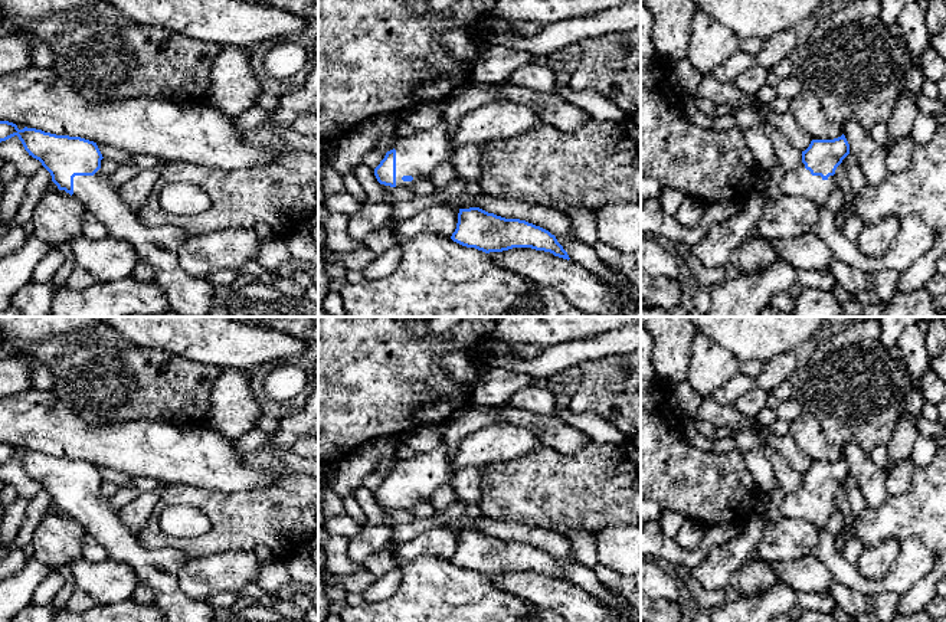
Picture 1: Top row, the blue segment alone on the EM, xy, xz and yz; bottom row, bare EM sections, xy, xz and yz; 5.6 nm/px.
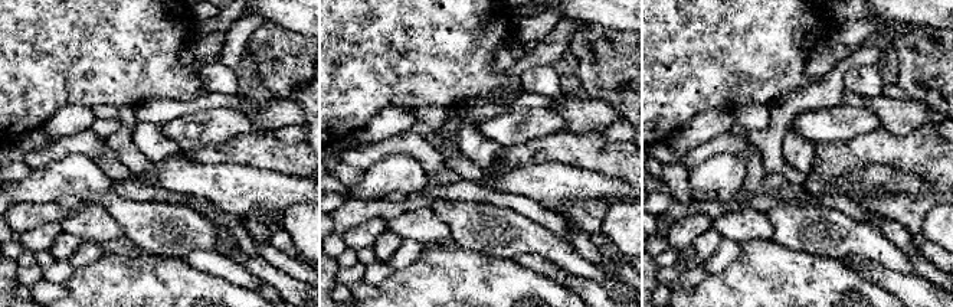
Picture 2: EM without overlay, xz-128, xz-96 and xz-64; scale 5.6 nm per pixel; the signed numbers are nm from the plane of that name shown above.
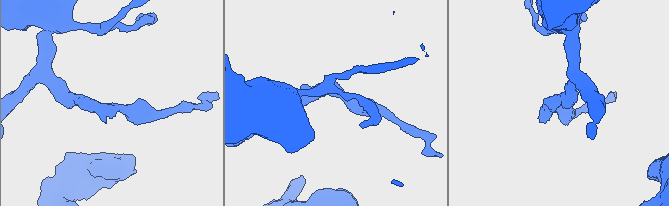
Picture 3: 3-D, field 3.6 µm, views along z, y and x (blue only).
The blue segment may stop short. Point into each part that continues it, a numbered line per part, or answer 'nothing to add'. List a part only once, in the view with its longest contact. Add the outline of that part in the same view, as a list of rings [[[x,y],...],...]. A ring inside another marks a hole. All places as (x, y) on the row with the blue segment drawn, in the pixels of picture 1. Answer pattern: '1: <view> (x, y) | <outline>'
1: xy (157, 246) | [[[99,168],[94,176],[75,176],[73,194],[107,229],[108,236],[127,240],[137,252],[138,262],[154,269],[157,285],[170,310],[181,317],[207,317],[212,307],[213,284],[186,274],[177,252],[190,235],[174,225],[148,227],[112,186],[111,176]]]

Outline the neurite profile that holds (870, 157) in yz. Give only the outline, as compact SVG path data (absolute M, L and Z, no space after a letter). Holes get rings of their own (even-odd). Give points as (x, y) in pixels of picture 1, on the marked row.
M855 121L845 122L842 131L850 144L850 154L855 157L867 184L880 184L888 173L886 164L887 150L873 138L868 130Z

